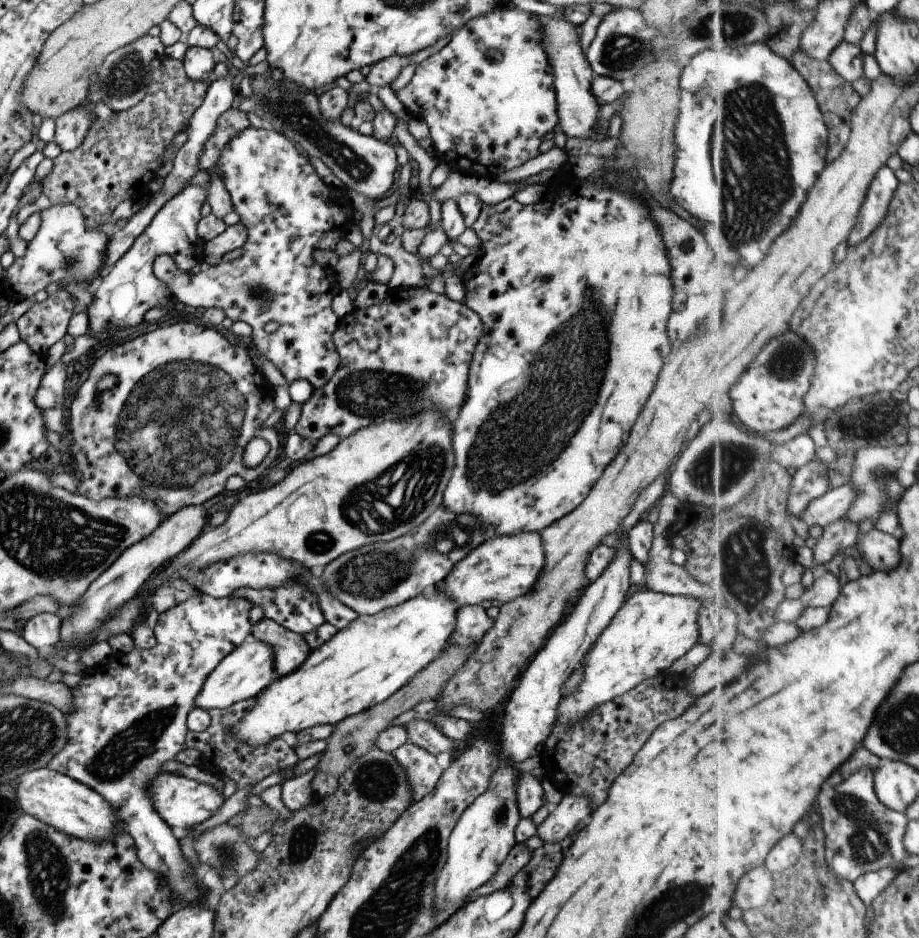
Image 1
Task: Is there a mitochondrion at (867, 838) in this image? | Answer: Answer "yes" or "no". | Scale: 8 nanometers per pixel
yes

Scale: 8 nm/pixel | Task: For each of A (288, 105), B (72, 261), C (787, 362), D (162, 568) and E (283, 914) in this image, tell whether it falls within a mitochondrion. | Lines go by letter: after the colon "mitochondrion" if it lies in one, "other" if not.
A: mitochondrion
B: mitochondrion
C: mitochondrion
D: other
E: other

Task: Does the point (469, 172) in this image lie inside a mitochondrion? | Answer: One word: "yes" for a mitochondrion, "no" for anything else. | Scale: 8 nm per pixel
no

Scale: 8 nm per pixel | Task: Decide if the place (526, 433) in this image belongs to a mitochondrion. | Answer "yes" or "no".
yes

